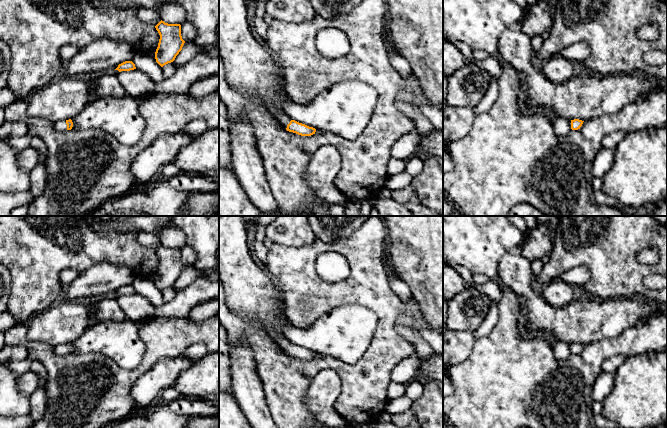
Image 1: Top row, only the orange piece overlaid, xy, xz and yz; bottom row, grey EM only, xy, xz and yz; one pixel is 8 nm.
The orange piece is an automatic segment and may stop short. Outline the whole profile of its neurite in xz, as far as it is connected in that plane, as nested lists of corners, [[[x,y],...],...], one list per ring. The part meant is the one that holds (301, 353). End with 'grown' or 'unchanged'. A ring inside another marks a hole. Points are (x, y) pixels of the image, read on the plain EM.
[[[270,332],[269,336],[283,350],[283,352],[289,356],[293,356],[301,360],[311,360],[316,356],[315,352],[292,344],[283,335],[279,335],[275,332]]]; grown

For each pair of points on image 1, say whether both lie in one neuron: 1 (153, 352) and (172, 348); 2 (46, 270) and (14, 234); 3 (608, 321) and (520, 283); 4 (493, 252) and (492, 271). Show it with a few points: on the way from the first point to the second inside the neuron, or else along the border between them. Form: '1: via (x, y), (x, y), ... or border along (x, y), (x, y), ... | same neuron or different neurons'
1: via (158, 348), (167, 348) | same neuron
2: via (37, 261), (35, 255), (23, 243) | same neuron
3: via (585, 320), (579, 318), (550, 318), (538, 306) | same neuron
4: via (492, 257), (492, 266) | same neuron

